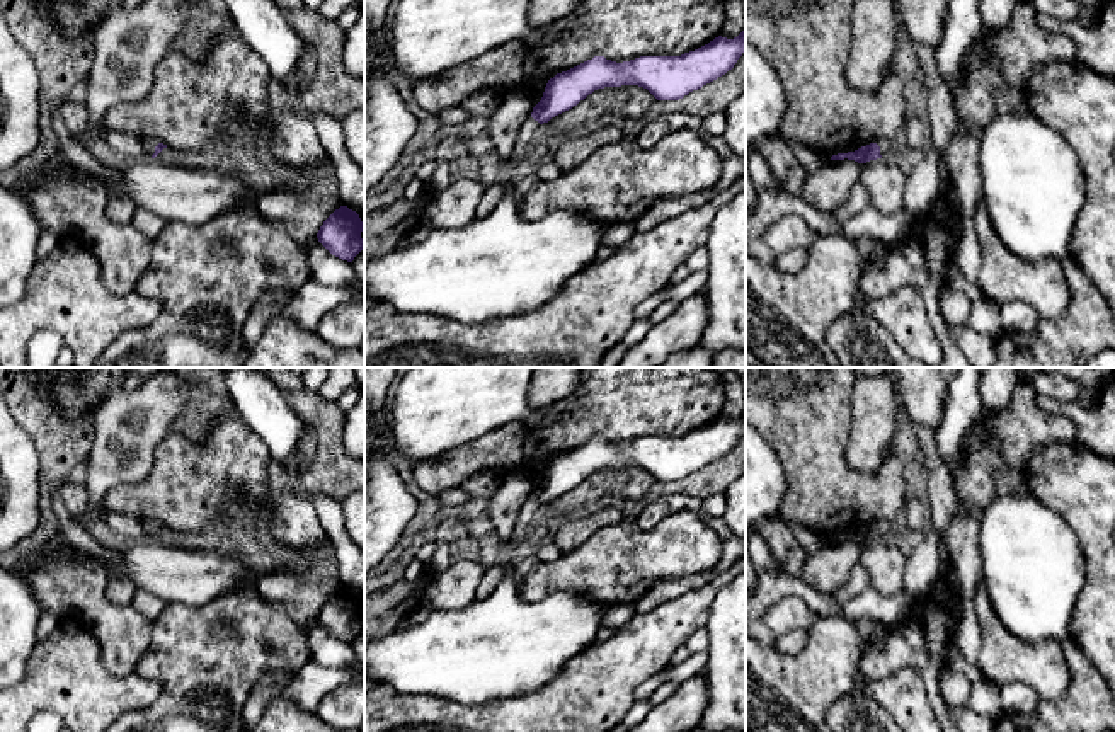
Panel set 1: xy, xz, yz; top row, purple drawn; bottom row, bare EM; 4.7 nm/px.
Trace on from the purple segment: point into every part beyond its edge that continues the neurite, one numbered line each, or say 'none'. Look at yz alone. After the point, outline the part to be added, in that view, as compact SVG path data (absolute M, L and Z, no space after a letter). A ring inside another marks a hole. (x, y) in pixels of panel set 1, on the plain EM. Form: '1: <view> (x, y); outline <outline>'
1: yz (886, 526); outline M875 521L873 524L877 524L880 528L880 536L883 538L885 535L890 533L901 533L892 521Z

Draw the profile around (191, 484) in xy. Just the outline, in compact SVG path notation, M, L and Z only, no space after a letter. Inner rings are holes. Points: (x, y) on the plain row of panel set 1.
M230 403L204 439L170 434L150 475L141 483L107 492L102 506L180 533L199 533L230 506L269 511L272 495L266 473L271 460L267 446Z

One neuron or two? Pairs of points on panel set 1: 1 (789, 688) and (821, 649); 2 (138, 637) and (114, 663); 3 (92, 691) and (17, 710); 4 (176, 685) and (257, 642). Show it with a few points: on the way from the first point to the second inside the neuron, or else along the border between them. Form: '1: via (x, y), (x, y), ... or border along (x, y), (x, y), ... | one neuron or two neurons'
1: via (799, 678), (817, 659) | one neuron
2: via (131, 644), (120, 656) | one neuron
3: via (74, 695), (67, 700), (36, 700) | one neuron
4: via (196, 674), (223, 647), (237, 642) | one neuron

